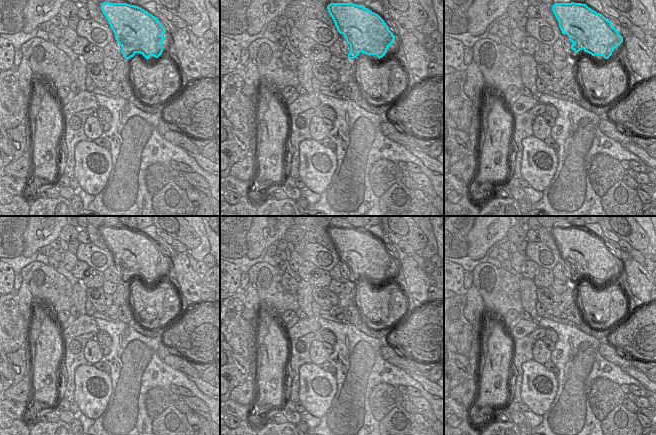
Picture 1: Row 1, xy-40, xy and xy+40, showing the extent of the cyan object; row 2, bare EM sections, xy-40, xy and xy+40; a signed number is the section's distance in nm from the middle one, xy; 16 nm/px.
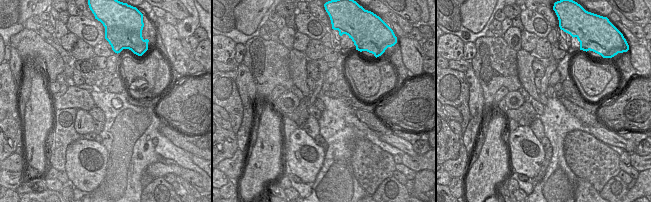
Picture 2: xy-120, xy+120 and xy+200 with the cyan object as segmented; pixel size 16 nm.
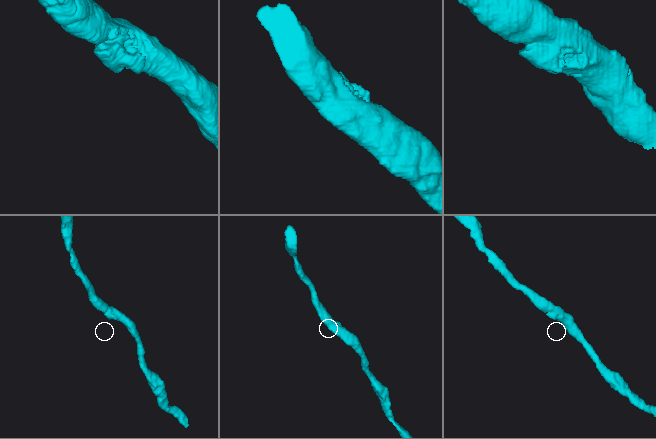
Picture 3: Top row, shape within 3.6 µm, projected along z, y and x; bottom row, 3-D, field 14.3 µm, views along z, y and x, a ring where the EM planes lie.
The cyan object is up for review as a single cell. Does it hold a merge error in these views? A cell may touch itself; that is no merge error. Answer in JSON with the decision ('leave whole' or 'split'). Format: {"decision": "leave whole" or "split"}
{"decision": "split"}

